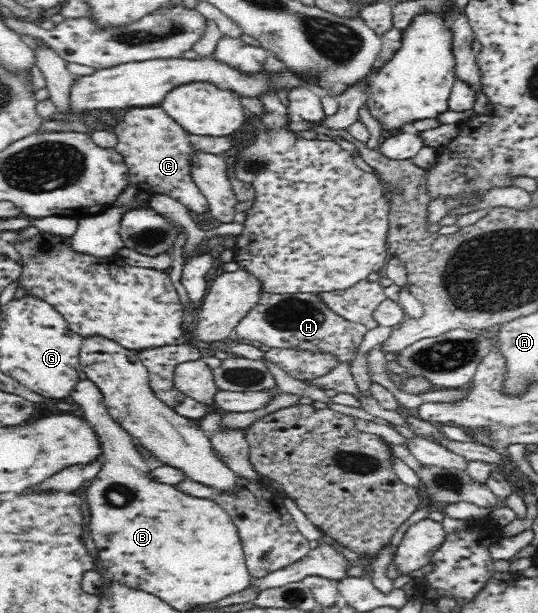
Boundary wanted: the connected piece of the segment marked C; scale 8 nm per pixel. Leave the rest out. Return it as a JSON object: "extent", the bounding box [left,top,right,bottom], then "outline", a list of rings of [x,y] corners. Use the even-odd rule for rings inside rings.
{"extent":[113,106,209,213],"outline":[[[160,106],[131,107],[113,126],[118,143],[114,147],[129,167],[129,182],[143,193],[167,194],[189,211],[203,213],[209,208],[205,195],[190,175],[190,158],[195,152],[188,132]]]}

